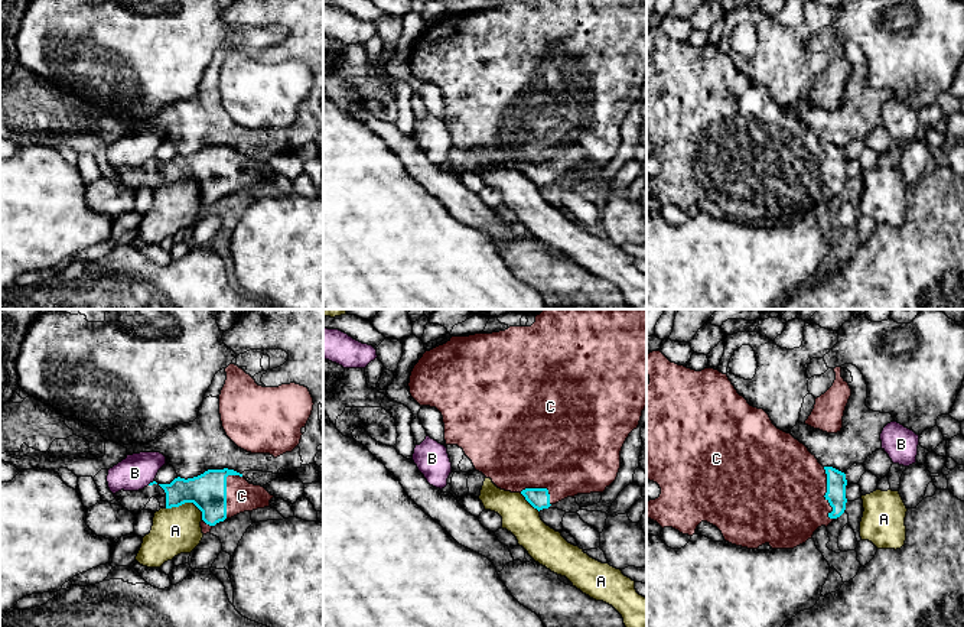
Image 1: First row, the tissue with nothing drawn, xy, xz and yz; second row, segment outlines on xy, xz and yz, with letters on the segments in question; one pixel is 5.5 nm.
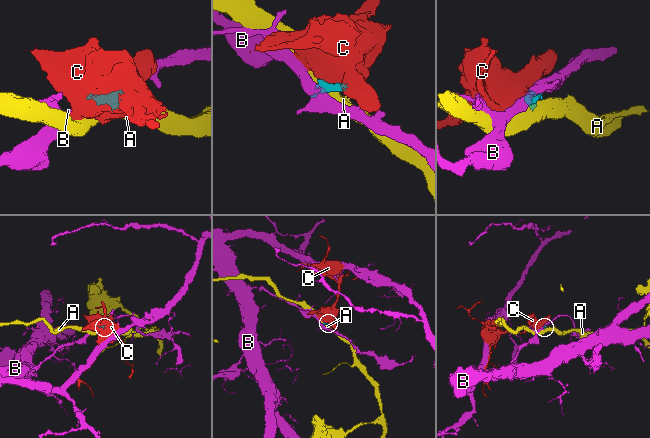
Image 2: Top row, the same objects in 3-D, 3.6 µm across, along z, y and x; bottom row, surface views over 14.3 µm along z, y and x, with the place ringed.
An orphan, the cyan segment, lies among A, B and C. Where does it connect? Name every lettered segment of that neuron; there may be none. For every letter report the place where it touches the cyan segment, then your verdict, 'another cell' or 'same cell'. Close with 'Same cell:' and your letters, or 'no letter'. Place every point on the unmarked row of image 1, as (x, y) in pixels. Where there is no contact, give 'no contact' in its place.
A: contact xy (188, 178); another cell
B: contact xy (150, 159); another cell
C: contact yz (826, 171); same cell
Same cell: C

